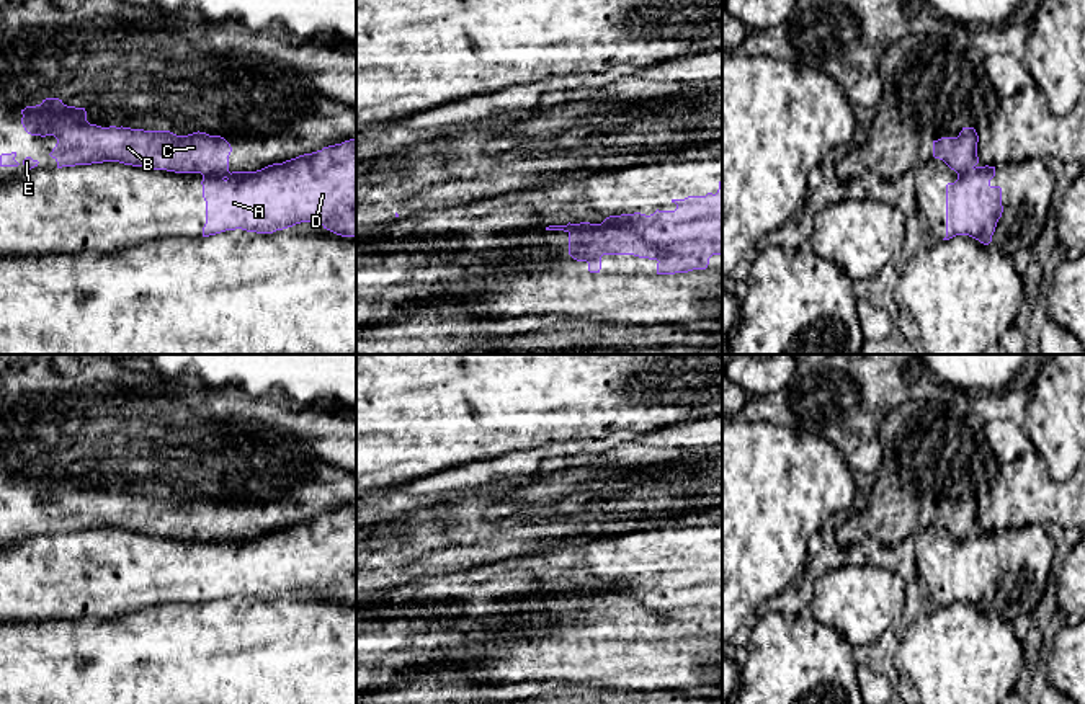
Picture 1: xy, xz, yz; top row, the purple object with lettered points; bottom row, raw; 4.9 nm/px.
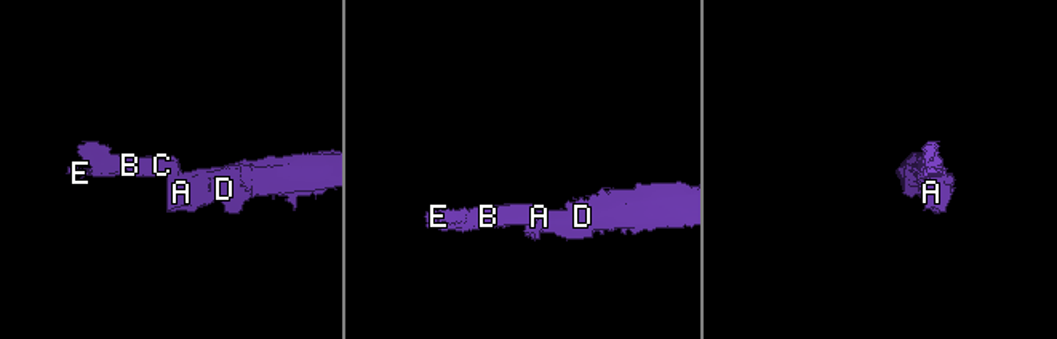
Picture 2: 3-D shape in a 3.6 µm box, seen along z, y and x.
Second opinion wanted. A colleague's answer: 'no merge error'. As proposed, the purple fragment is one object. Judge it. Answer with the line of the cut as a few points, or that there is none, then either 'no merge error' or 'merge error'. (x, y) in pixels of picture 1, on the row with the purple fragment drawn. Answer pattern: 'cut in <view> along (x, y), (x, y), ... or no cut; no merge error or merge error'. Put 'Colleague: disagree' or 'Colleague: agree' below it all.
cut in xy along (227, 170), (203, 175); merge error
Colleague: disagree

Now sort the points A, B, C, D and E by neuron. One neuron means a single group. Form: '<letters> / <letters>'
A D / B C E

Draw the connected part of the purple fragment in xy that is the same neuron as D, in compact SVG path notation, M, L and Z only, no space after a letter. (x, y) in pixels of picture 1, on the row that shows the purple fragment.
M356 139L257 172L203 175L201 185L206 201L203 237L235 229L273 234L301 222L320 222L337 235L356 237Z

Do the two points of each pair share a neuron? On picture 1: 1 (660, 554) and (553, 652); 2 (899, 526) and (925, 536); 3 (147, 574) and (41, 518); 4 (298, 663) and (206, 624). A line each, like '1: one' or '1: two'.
1: one
2: two
3: two
4: one

